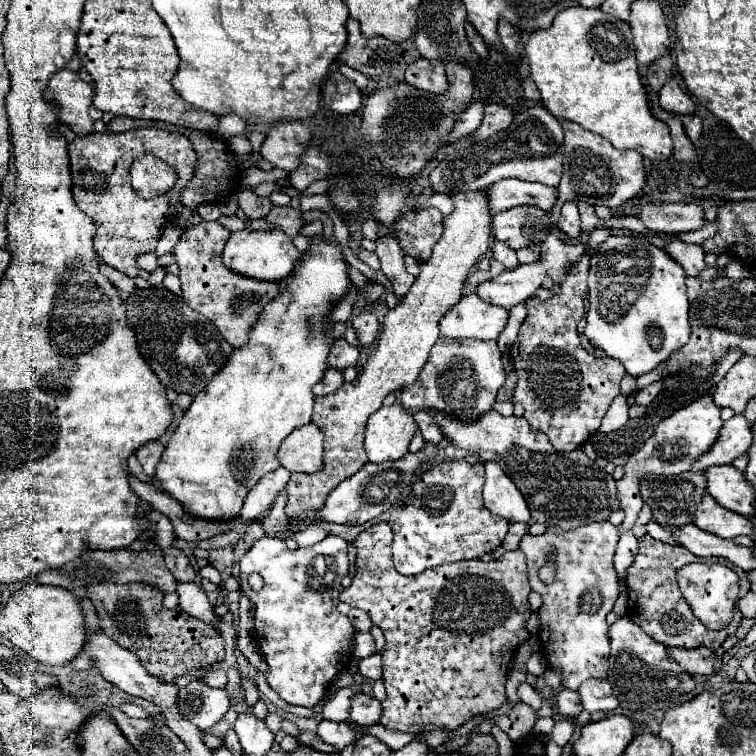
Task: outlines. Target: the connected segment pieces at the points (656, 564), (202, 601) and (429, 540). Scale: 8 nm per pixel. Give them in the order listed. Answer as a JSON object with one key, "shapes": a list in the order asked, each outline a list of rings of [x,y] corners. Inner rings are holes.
{"shapes":[[[[645,536],[639,540],[639,552],[633,560],[633,564],[629,566],[627,572],[627,592],[629,592],[629,606],[627,606],[627,616],[651,638],[655,638],[657,642],[665,644],[665,646],[677,646],[677,648],[699,648],[699,646],[707,646],[709,650],[717,652],[721,648],[721,644],[735,634],[739,622],[743,619],[738,607],[733,610],[733,622],[719,630],[719,632],[711,632],[707,630],[691,612],[691,608],[687,606],[685,598],[679,592],[679,586],[675,584],[675,572],[677,568],[681,568],[687,562],[706,562],[706,563],[728,563],[723,558],[701,558],[693,556],[687,548],[683,546],[669,546],[663,544],[659,540],[653,540],[651,536]]],[[[177,582],[177,594],[179,594],[179,608],[187,612],[189,616],[201,618],[203,622],[217,628],[217,618],[213,614],[213,606],[207,602],[205,592],[193,584],[193,582]]],[[[443,460],[435,464],[431,470],[427,470],[423,474],[423,480],[419,478],[419,482],[415,482],[415,492],[411,502],[393,508],[389,518],[389,526],[393,530],[393,564],[399,574],[415,576],[427,568],[435,568],[441,564],[475,560],[501,546],[509,522],[491,514],[483,506],[483,498],[481,498],[483,482],[485,482],[483,464],[469,464],[467,460]]]]}

